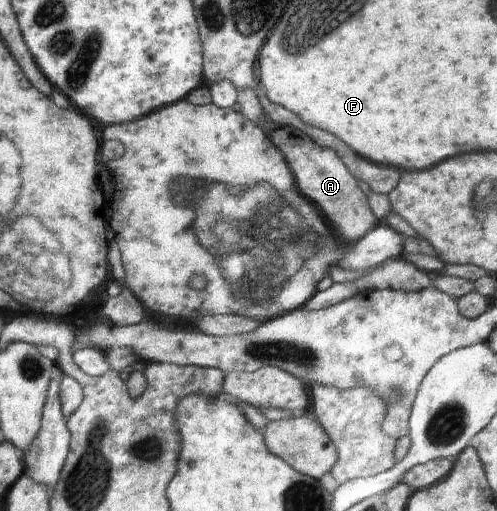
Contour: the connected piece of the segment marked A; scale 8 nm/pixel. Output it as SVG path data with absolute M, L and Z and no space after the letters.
M291 125L274 126L269 133L271 142L286 154L286 161L297 179L298 189L323 210L324 216L332 222L340 236L352 243L356 243L361 236L365 237L369 228L377 224L377 218L369 206L368 196L361 191L358 180L341 162L339 155L330 148L319 146L308 134Z

